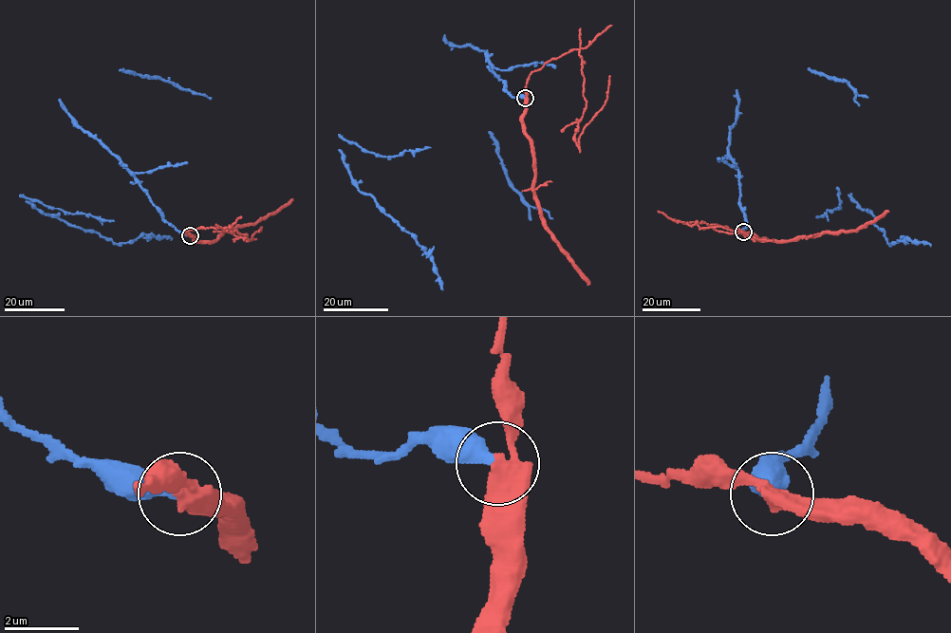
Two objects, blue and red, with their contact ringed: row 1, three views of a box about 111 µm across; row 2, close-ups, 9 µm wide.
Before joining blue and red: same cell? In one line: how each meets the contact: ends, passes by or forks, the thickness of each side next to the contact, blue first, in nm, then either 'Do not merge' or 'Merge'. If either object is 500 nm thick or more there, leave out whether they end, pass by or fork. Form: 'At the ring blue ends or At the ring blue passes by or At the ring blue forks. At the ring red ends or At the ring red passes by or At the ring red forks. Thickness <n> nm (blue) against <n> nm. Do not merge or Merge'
At the ring blue ends. At the ring red passes by. Thickness 380 nm (blue) against 440 nm. Do not merge

